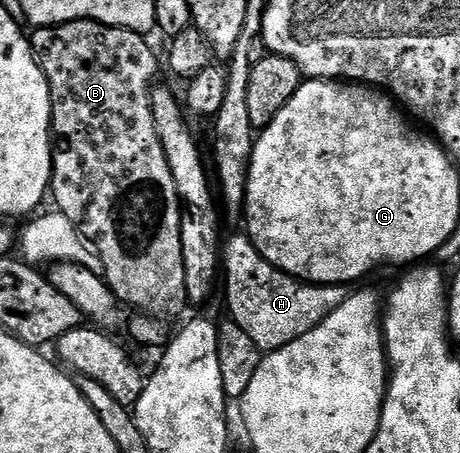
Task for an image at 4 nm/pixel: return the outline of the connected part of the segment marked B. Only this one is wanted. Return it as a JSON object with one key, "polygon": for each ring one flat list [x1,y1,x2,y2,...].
{"polygon":[[71,20,65,24,51,24,48,28,36,28,30,36,32,53,48,83,52,99,52,182,51,199,56,199,55,211,62,213,75,226,80,235,94,249,100,260,99,271,102,273,109,290,116,295,121,305,129,304,137,313,157,318,176,316,186,305,184,294,184,267,182,266,182,234,180,233,180,199,174,186,174,176,170,174,170,162,162,150,158,130,154,126,152,113,152,89,156,71,162,64,156,61,152,48,141,33,129,28,115,28,109,24,100,24,97,20]]}

